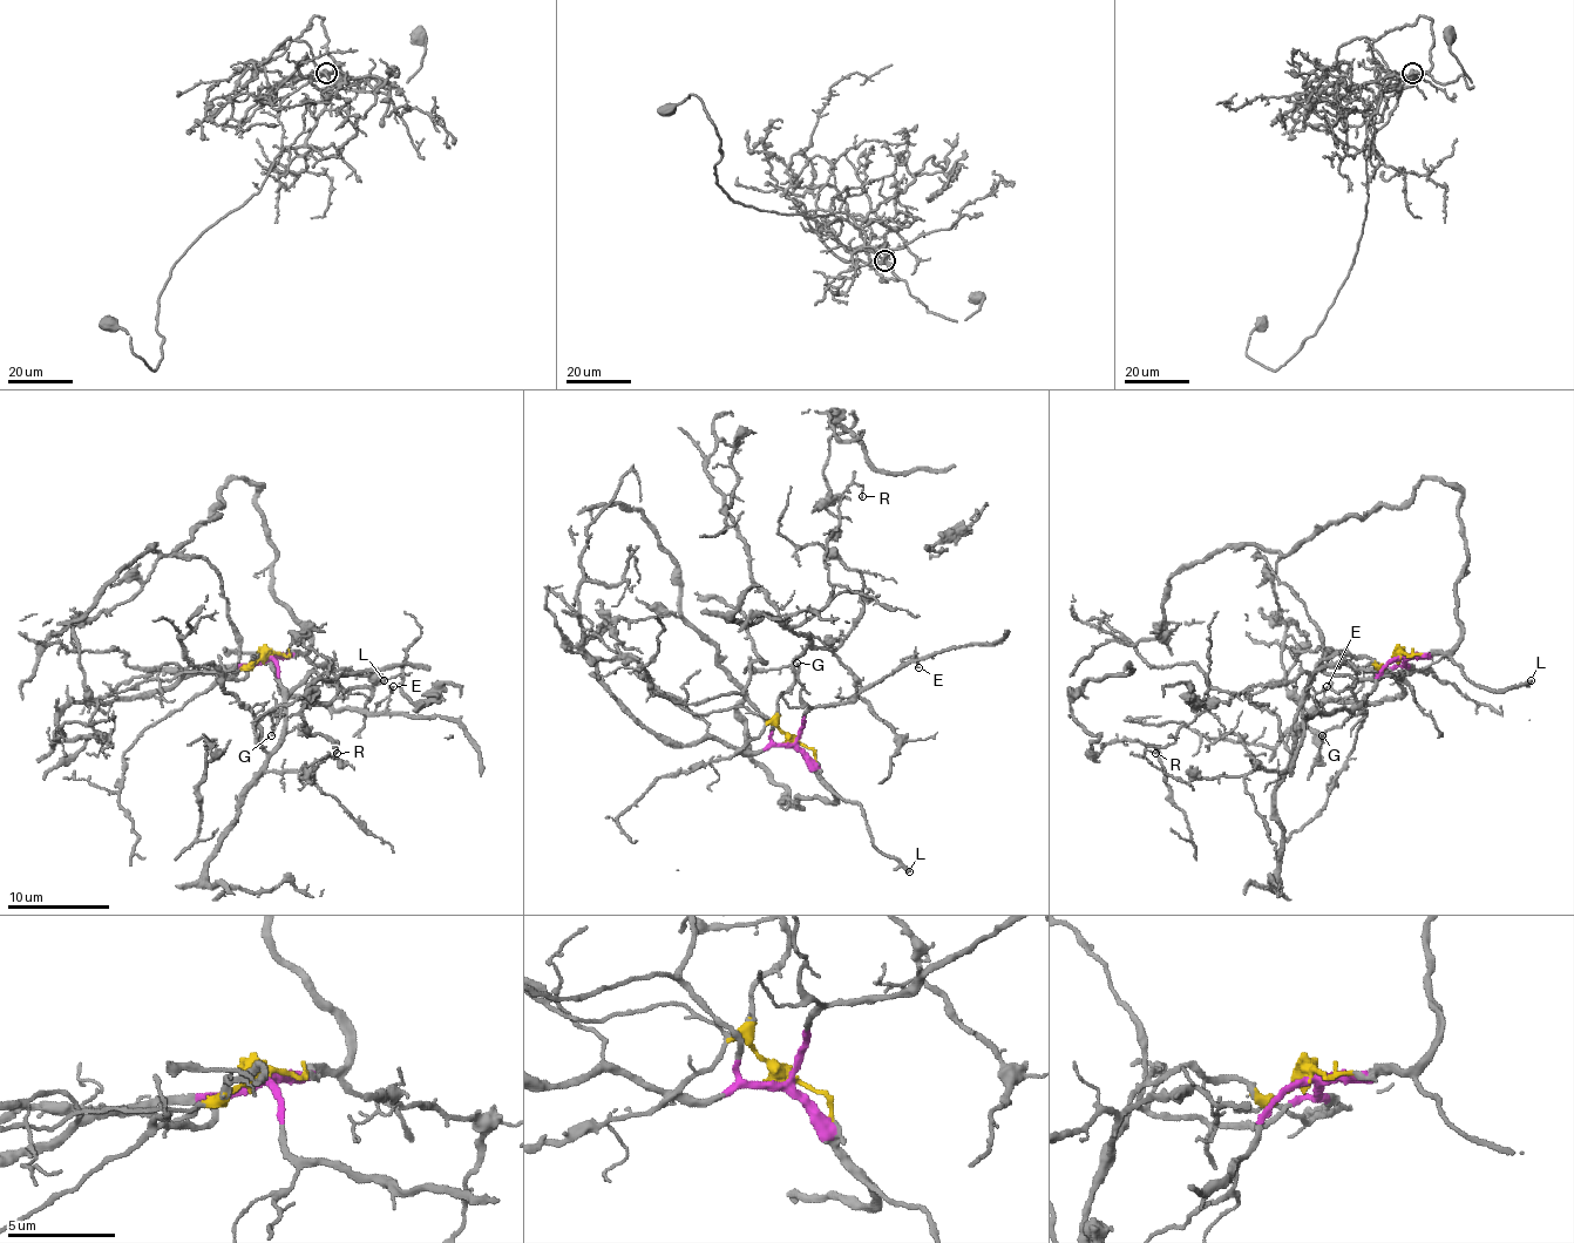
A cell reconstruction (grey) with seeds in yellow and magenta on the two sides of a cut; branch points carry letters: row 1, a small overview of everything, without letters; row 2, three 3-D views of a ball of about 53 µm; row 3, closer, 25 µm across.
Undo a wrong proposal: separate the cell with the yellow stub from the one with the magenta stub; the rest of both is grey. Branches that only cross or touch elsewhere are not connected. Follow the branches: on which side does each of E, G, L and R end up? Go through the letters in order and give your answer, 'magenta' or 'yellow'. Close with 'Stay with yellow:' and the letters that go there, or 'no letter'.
E: magenta
G: magenta
L: magenta
R: yellow
Stay with yellow: R

